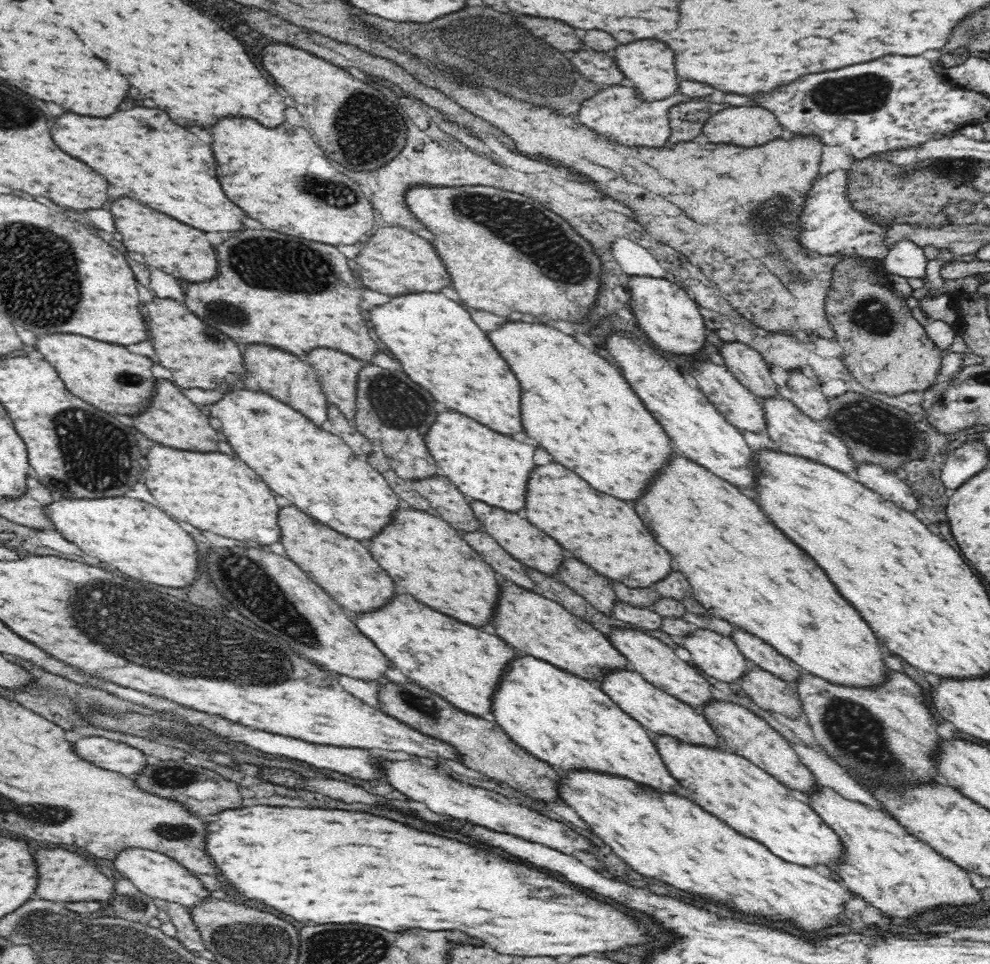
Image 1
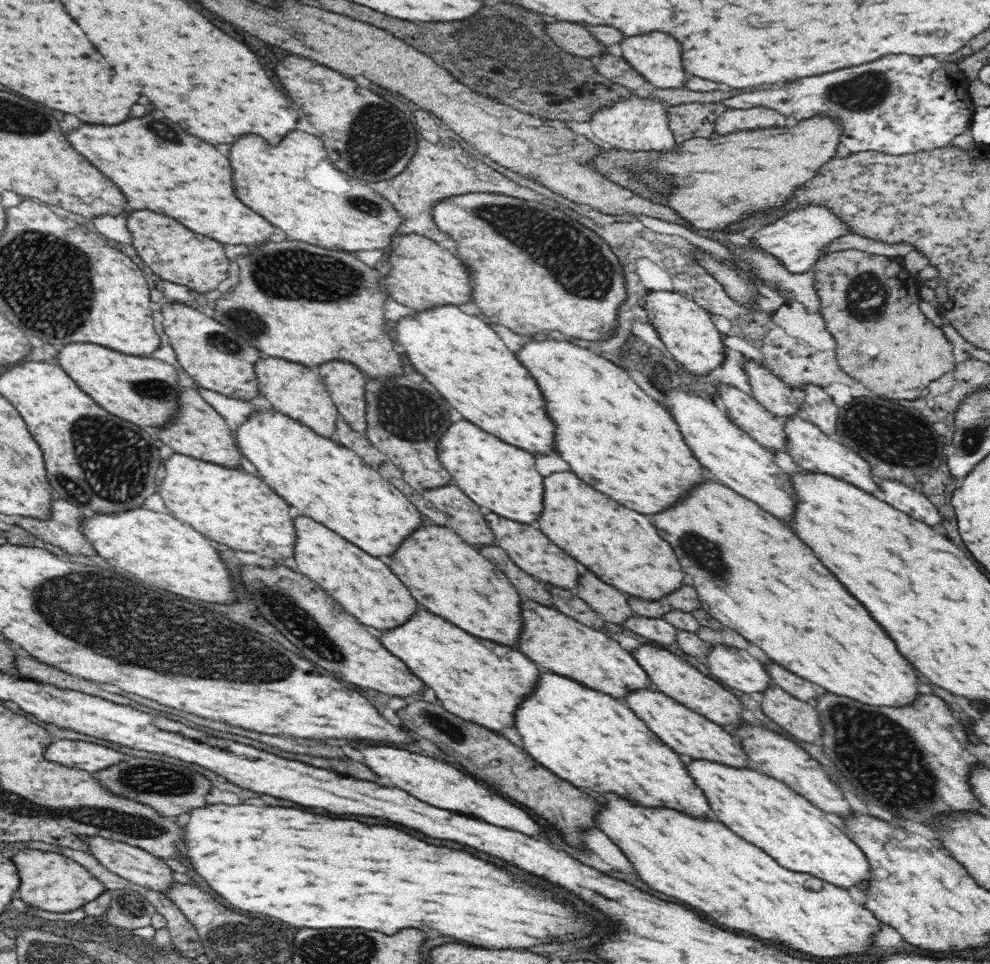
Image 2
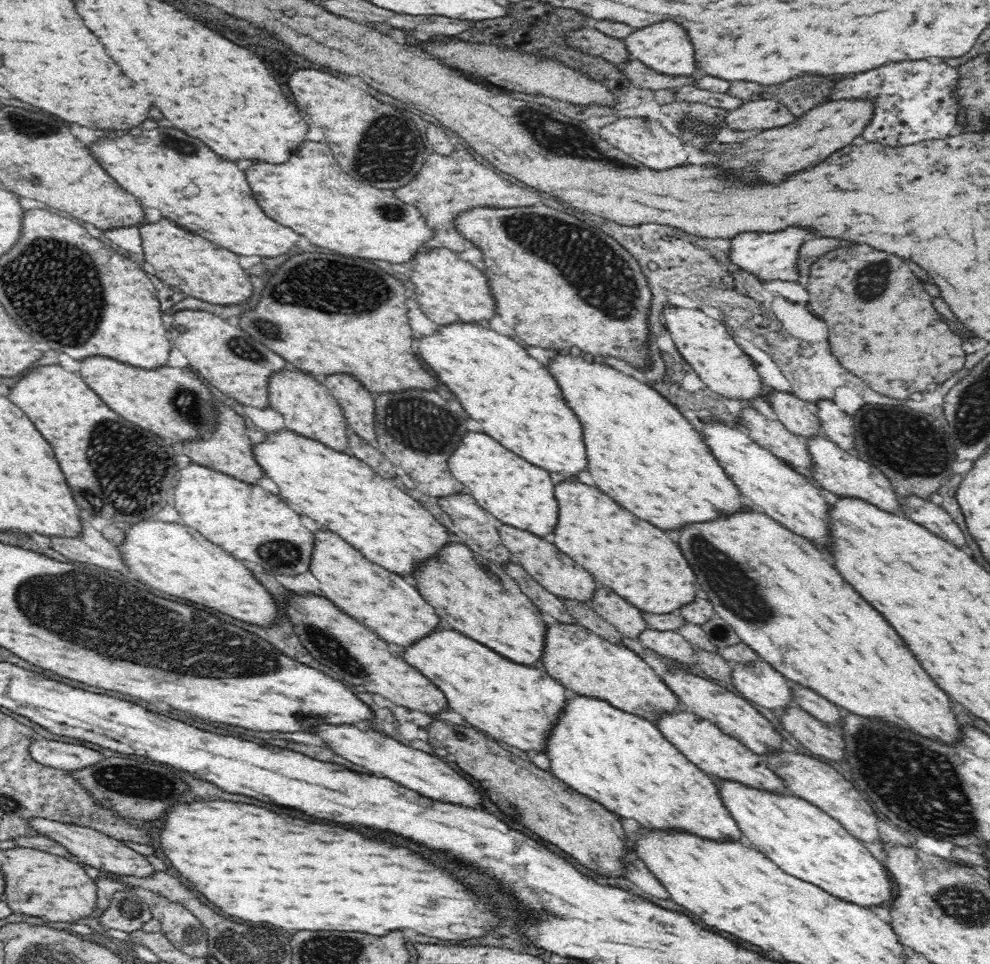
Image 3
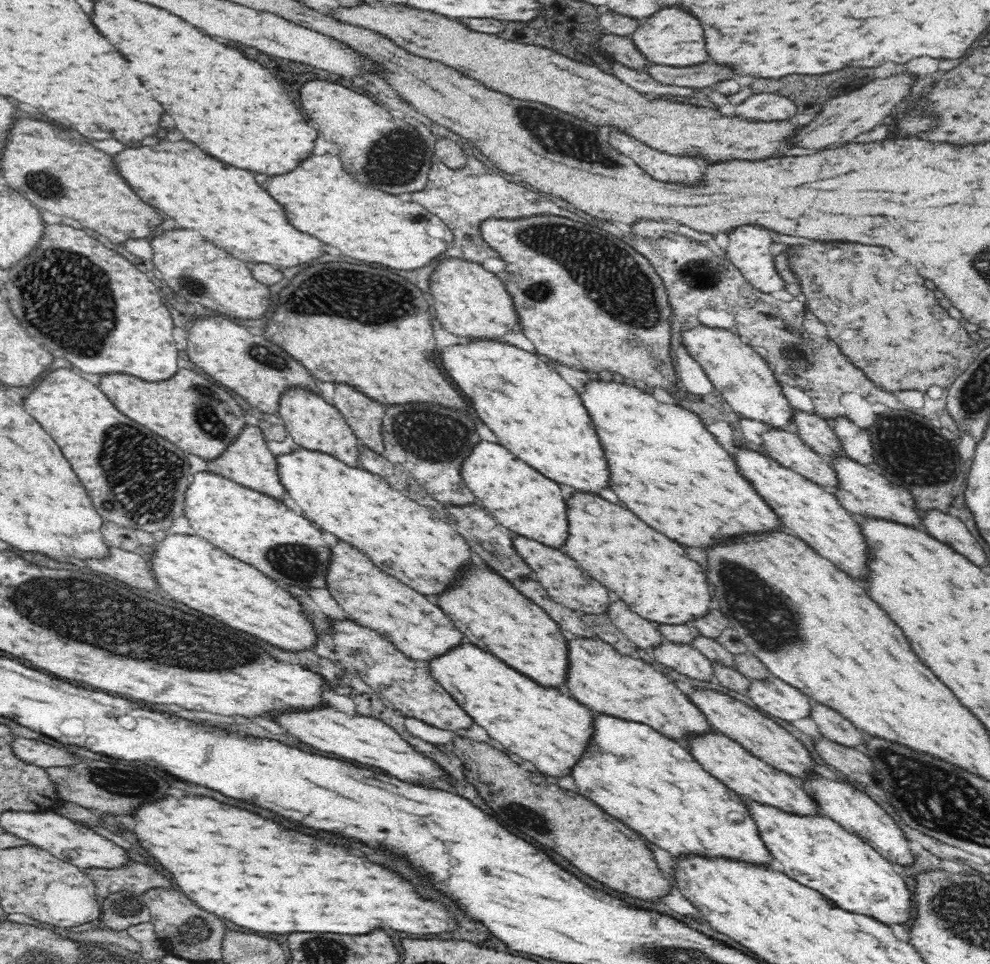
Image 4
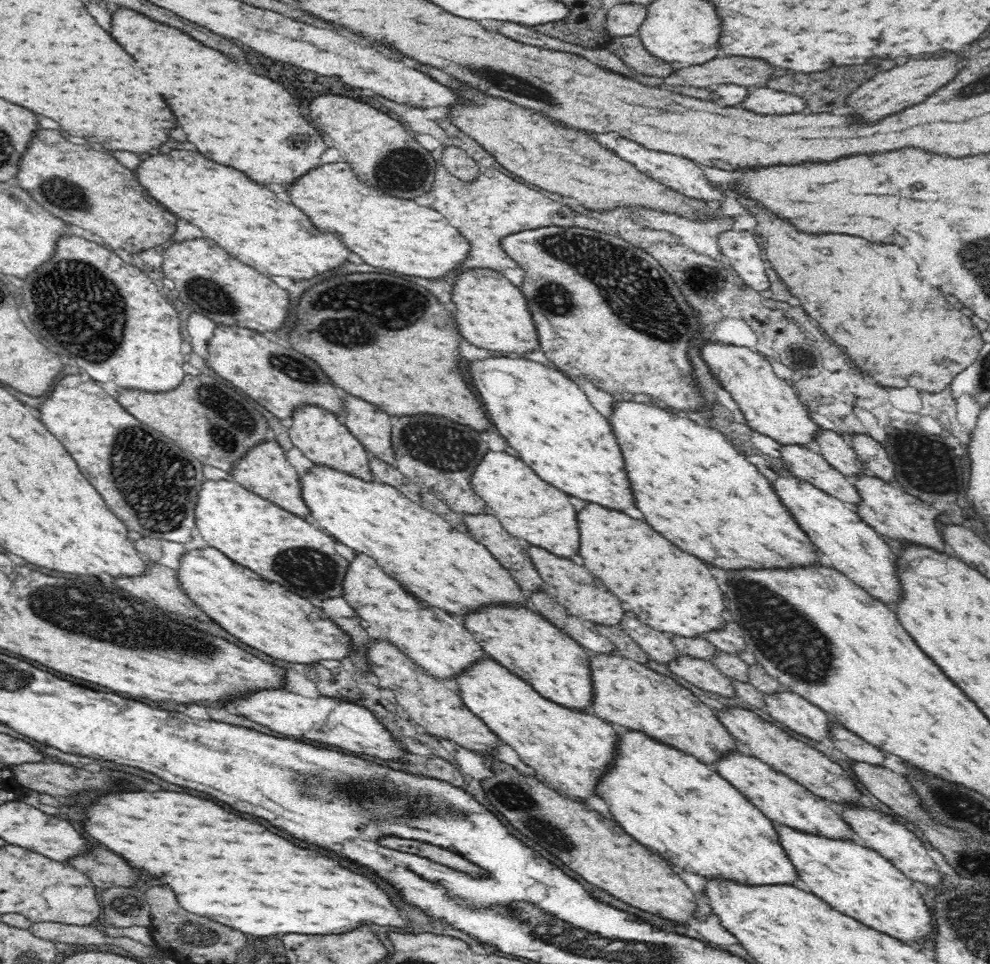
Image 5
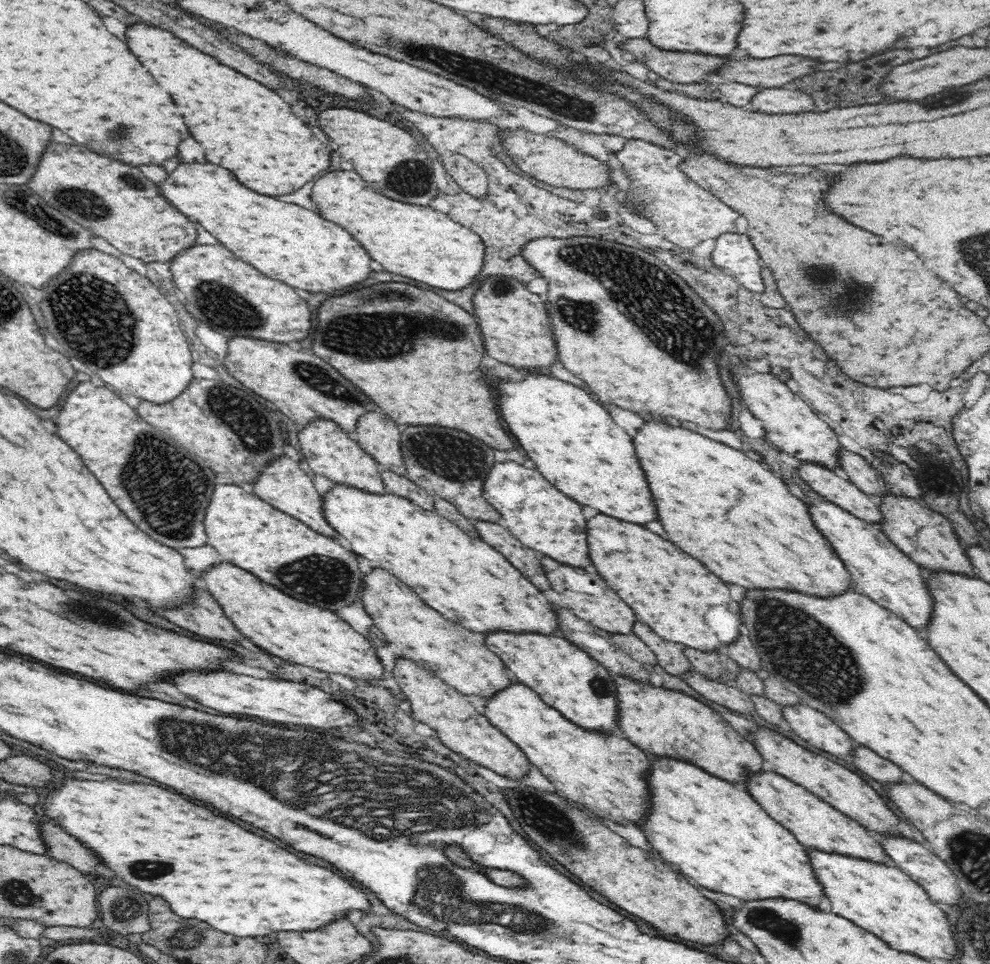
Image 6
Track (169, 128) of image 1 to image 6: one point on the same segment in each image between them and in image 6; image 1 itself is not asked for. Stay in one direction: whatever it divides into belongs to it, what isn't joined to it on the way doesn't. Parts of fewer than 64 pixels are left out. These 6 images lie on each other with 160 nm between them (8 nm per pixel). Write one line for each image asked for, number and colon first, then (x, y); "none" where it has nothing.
2: (157, 166)
3: (165, 169)
4: (225, 204)
5: (247, 220)
6: (299, 247)

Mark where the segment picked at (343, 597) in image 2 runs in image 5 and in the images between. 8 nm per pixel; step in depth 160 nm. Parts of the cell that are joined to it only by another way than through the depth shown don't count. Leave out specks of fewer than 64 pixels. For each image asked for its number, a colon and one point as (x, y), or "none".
3: (383, 601)
4: (420, 629)
5: (438, 642)

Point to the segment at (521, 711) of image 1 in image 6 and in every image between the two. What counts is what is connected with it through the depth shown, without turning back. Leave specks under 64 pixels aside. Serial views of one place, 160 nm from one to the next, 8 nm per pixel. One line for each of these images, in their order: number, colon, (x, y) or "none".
2: (594, 741)
3: (624, 762)
4: (656, 787)
5: (667, 800)
6: (715, 833)

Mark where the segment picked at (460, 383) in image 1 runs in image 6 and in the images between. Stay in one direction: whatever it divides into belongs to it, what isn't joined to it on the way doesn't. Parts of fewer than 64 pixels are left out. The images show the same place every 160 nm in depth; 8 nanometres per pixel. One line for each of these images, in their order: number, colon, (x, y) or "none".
2: (464, 358)
3: (519, 402)
4: (537, 415)
5: (548, 419)
6: (576, 445)

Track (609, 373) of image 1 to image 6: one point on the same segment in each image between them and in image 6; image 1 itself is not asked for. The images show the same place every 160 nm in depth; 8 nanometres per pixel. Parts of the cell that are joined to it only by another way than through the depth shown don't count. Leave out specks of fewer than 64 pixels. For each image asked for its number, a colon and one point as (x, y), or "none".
2: (624, 443)
3: (644, 454)
4: (670, 471)
5: (696, 489)
6: (725, 508)

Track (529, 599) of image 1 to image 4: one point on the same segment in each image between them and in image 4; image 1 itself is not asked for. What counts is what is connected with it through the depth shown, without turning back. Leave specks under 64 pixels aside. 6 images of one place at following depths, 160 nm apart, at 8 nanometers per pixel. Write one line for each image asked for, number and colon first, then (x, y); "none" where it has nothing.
2: (558, 644)
3: (586, 665)
4: (607, 682)

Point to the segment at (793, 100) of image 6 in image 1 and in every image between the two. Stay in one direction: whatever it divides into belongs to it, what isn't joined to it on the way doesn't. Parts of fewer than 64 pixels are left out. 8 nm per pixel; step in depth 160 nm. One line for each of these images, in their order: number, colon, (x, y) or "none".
1: (744, 125)
2: (732, 121)
3: (759, 113)
4: (759, 106)
5: (765, 100)

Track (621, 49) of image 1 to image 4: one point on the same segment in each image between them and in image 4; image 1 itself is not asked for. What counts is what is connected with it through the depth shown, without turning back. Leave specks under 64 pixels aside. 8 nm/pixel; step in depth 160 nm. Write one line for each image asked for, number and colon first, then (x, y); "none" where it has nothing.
2: (657, 55)
3: (665, 46)
4: (673, 36)

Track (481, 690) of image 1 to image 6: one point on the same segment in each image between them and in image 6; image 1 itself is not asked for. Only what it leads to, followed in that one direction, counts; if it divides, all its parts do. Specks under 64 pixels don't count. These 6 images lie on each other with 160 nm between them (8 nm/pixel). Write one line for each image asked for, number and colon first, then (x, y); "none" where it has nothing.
2: (484, 683)
3: (519, 706)
4: (550, 729)
5: (573, 751)
6: (608, 775)

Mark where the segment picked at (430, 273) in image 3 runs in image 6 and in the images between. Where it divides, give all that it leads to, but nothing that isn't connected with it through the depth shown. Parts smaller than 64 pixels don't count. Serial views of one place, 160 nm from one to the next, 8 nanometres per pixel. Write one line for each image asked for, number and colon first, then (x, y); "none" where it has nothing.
4: (470, 301)
5: (493, 313)
6: (517, 327)

